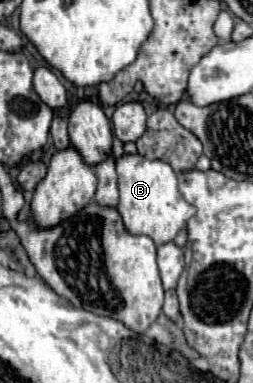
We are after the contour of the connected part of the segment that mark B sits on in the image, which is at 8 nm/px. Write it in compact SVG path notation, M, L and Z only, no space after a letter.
M124 154L120 160L116 160L116 172L120 188L120 202L116 210L120 212L126 230L130 234L150 236L156 246L172 242L176 234L186 226L186 222L194 216L194 208L178 192L174 170L166 162L146 160L140 154Z

